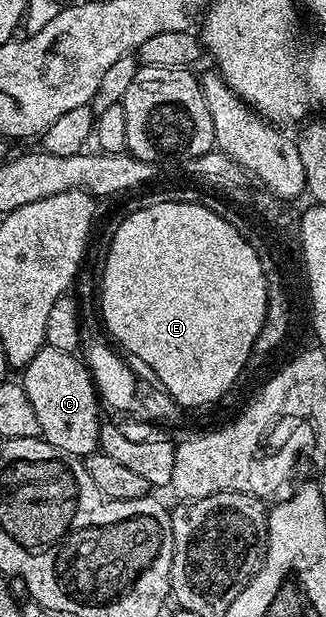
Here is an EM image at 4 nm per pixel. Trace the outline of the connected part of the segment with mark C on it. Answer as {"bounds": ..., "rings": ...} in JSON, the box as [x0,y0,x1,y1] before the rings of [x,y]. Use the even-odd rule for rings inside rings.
{"bounds":[22,347,101,459],"rings":[[[43,347],[22,370],[22,384],[38,417],[40,437],[63,453],[81,459],[97,452],[100,443],[101,406],[89,368],[79,356]]]}

